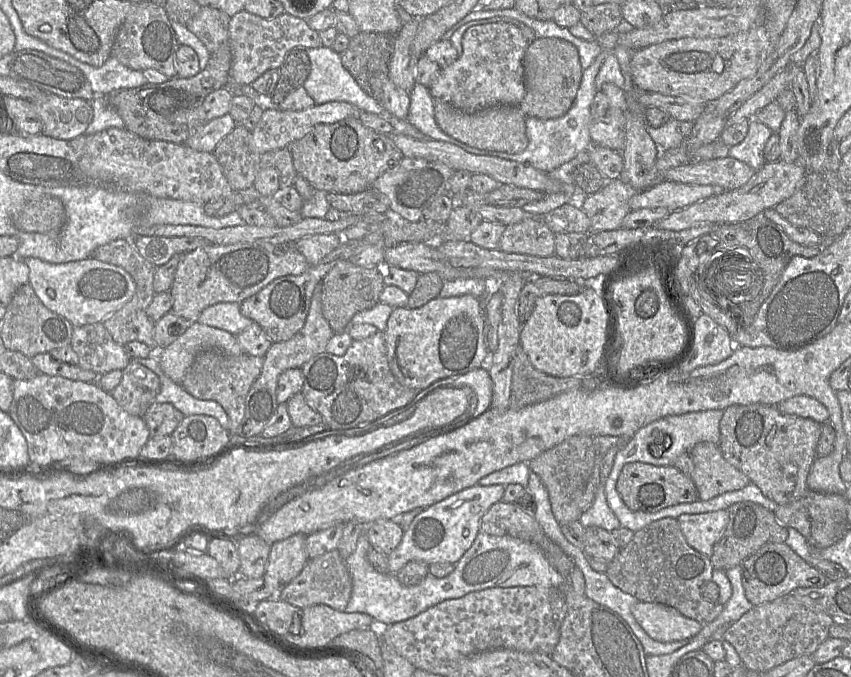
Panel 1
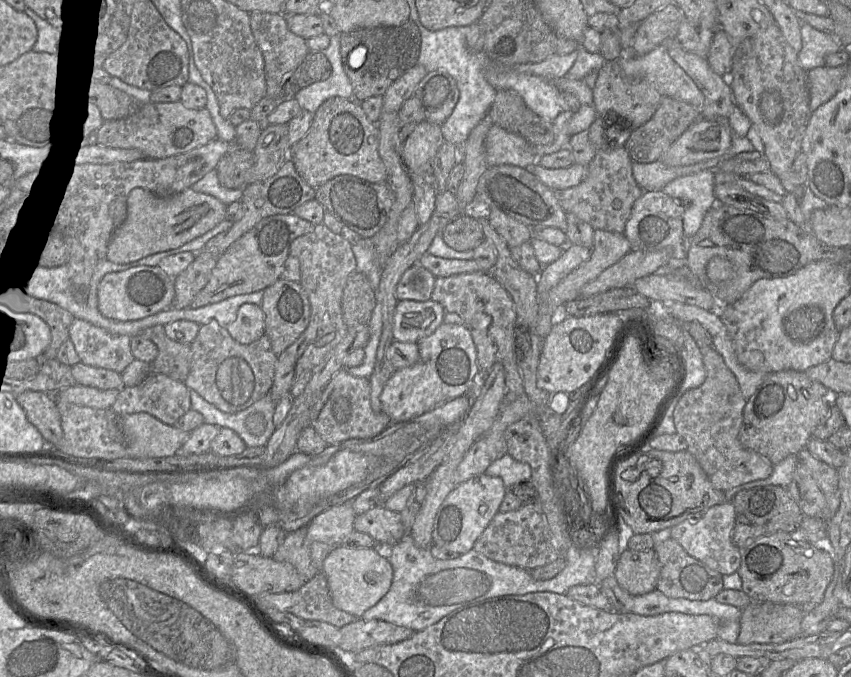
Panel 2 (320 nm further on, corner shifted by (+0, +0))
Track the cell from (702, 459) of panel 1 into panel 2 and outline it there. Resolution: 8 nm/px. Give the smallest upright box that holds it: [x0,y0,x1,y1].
[673,347,774,492]

